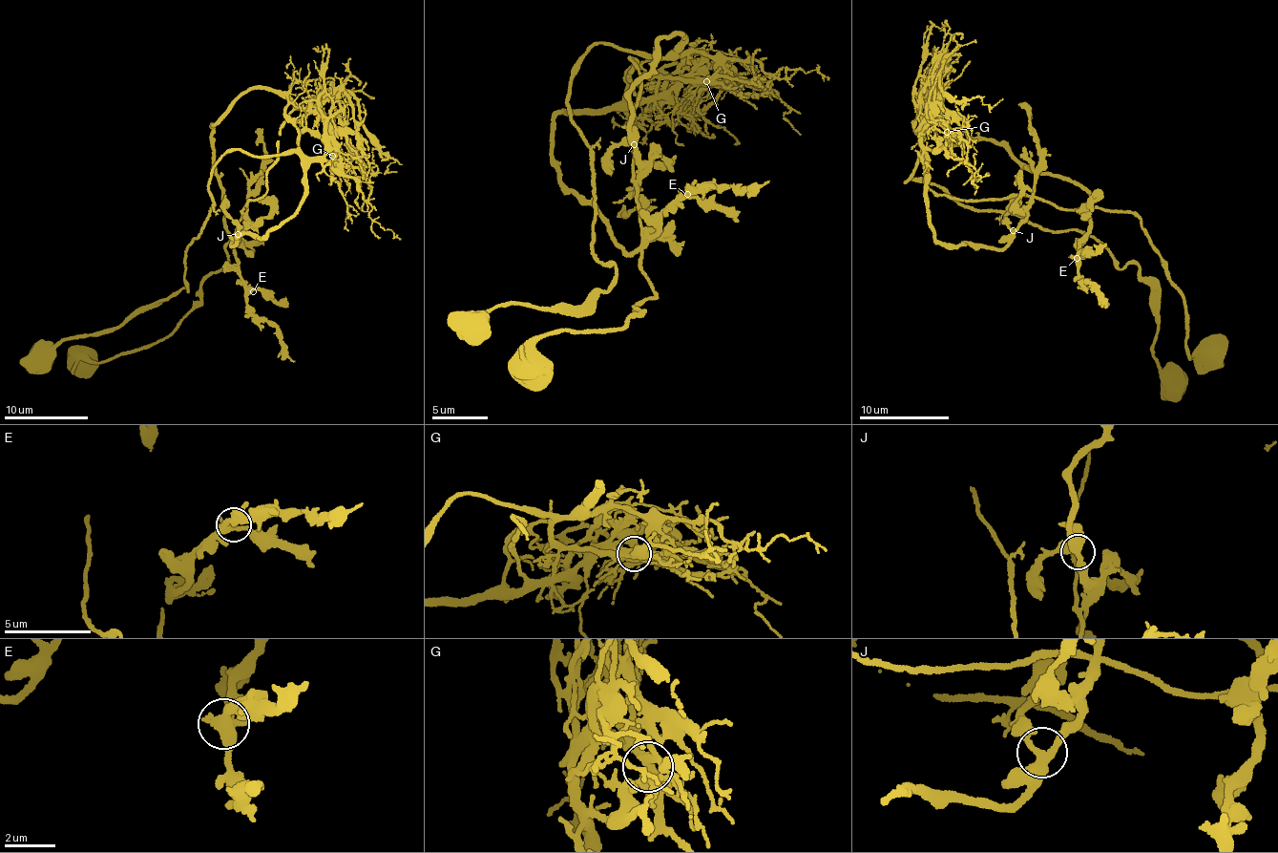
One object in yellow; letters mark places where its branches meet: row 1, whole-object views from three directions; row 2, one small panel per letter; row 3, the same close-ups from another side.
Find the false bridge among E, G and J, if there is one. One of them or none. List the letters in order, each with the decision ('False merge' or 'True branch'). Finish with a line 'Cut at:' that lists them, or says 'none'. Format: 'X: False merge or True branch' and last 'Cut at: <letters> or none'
E: True branch
G: False merge
J: True branch
Cut at: G

